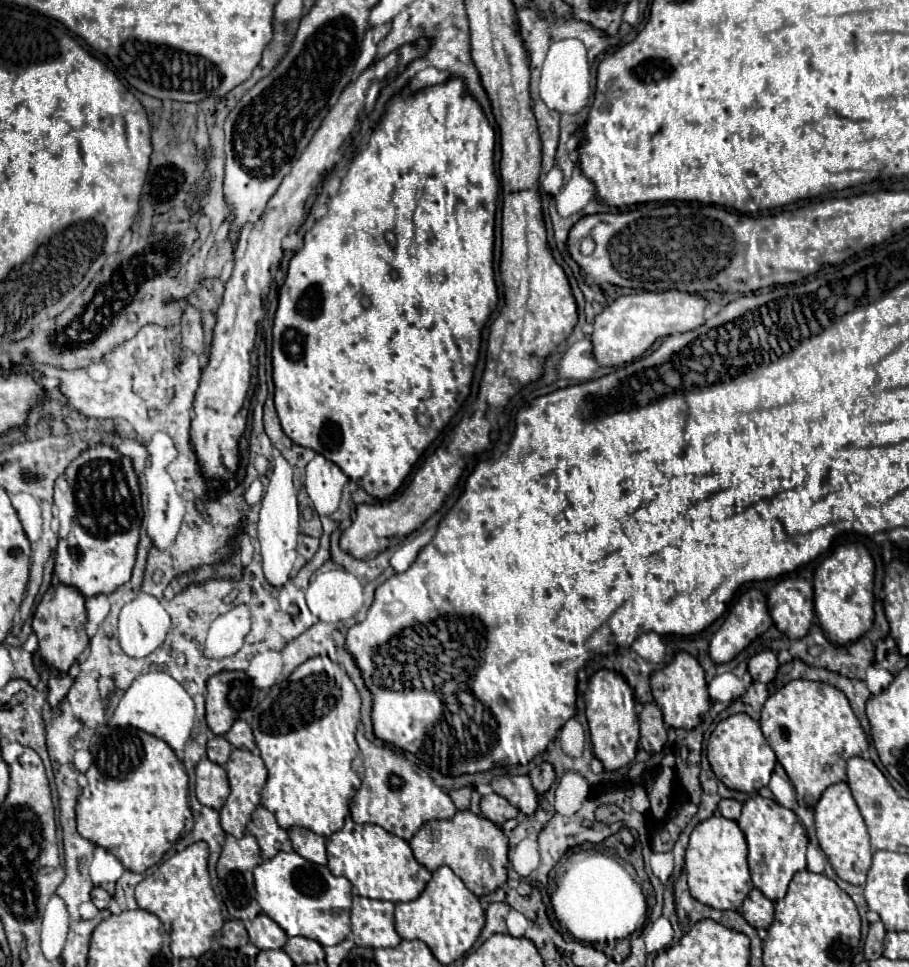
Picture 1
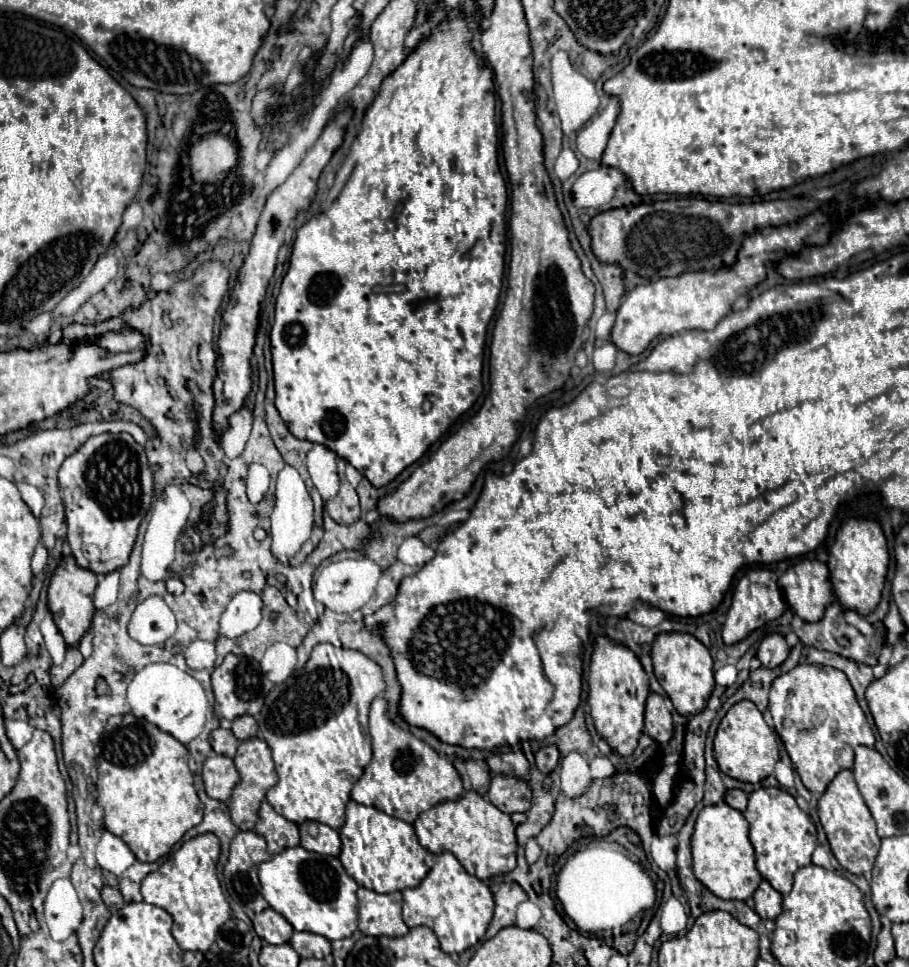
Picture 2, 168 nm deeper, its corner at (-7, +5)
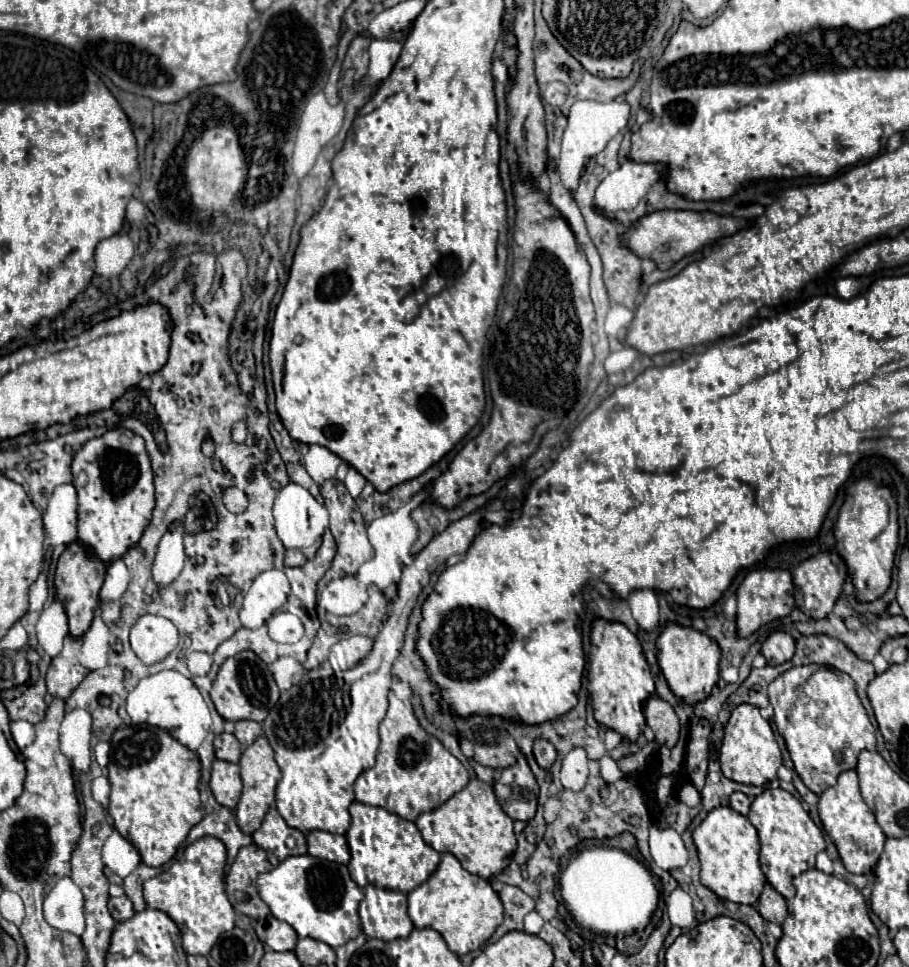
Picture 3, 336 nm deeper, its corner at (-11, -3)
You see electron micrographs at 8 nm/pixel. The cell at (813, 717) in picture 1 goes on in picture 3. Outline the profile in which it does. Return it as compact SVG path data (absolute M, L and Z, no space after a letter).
M817 664L789 668L769 684L769 702L795 770L815 794L833 786L841 772L853 770L861 750L875 750L875 728L855 692L853 678L845 672Z

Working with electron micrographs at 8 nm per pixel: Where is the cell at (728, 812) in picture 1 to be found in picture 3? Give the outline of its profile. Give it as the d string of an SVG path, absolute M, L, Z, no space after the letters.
M733 792L731 798L729 798L729 804L733 810L737 810L739 814L747 816L749 814L749 806L751 806L751 800L743 794L743 792Z

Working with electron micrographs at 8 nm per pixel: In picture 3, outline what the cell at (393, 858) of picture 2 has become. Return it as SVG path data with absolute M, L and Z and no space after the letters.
M357 800L351 802L349 814L351 828L345 836L351 850L351 862L347 868L357 886L365 888L367 884L375 884L381 888L411 892L419 884L423 884L423 880L427 880L427 876L431 876L431 872L435 872L435 868L439 866L441 854L423 840L413 822L403 820L401 816L385 808L369 806Z

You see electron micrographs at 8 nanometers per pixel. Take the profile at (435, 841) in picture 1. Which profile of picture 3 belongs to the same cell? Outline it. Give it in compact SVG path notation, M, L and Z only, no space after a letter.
M471 780L461 792L453 794L439 808L419 814L415 824L431 848L441 854L451 852L467 872L485 880L507 868L517 848L513 820L503 812L493 786L483 780Z

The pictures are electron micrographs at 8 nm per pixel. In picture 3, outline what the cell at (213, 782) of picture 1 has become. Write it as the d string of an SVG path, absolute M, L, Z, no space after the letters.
M215 760L213 762L213 772L211 772L211 782L209 782L213 796L219 804L225 808L235 808L241 796L241 776L239 776L239 766L225 762L225 760Z

